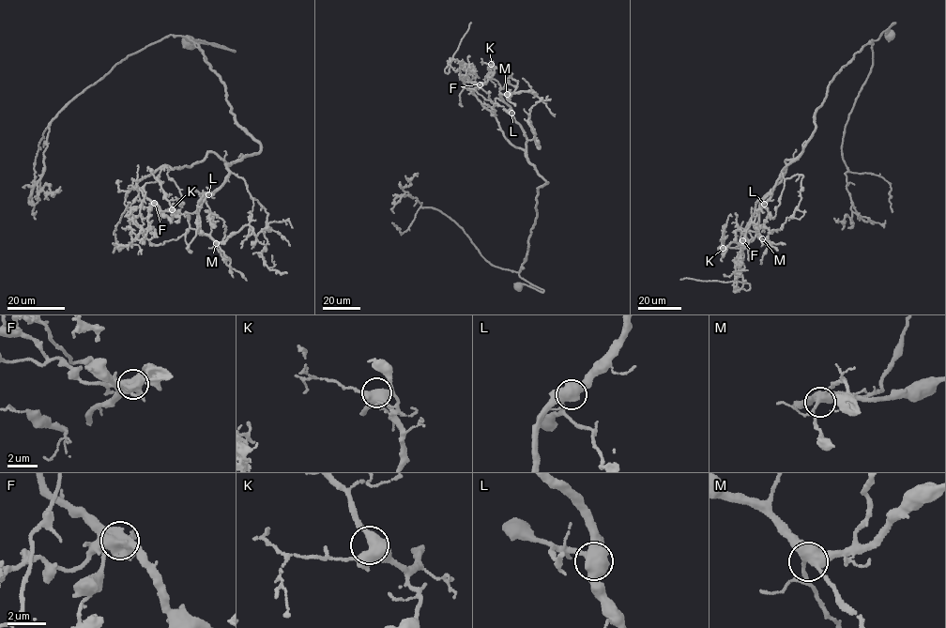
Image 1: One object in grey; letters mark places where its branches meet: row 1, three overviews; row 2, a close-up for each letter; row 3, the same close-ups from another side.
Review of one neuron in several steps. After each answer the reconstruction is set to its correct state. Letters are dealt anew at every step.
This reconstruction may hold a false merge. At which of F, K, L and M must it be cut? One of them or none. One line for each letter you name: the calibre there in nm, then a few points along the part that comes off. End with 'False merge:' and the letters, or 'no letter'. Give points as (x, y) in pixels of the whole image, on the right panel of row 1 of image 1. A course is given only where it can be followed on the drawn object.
F: calibre 600 nm; course (742, 240), (740, 262), (745, 281), (734, 291), (748, 290), (748, 283), (680, 280)
False merge: F

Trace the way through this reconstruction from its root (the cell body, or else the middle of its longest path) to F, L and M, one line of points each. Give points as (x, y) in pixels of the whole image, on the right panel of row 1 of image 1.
F: (892, 36), (886, 32), (895, 22), (830, 83), (809, 138), (757, 201), (742, 240)
L: (892, 36), (886, 32), (895, 22), (854, 53), (830, 83), (809, 138), (783, 170), (764, 204)
M: (892, 36), (886, 32), (895, 22), (854, 53), (830, 83), (809, 138), (759, 207), (762, 238)

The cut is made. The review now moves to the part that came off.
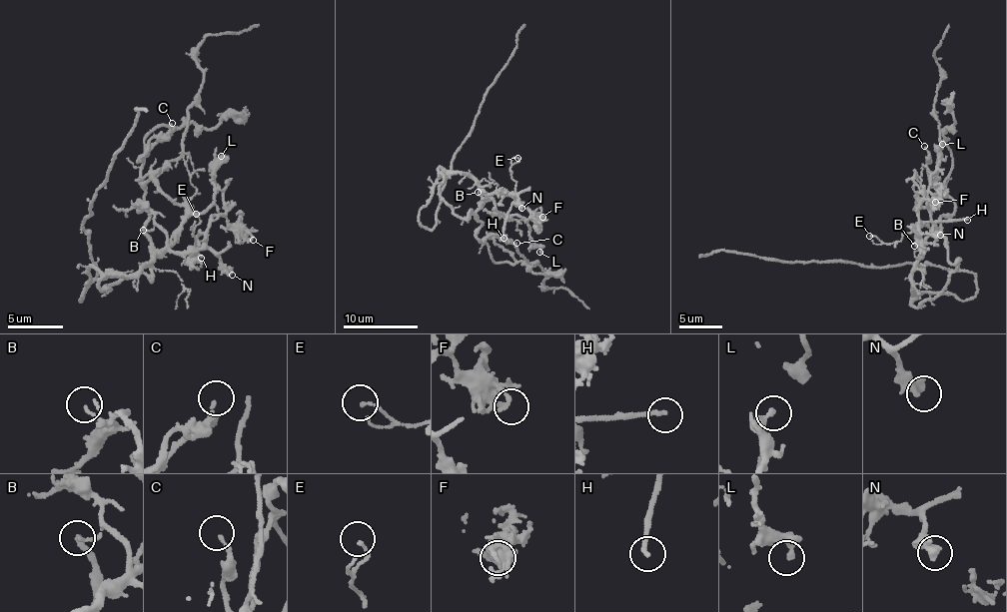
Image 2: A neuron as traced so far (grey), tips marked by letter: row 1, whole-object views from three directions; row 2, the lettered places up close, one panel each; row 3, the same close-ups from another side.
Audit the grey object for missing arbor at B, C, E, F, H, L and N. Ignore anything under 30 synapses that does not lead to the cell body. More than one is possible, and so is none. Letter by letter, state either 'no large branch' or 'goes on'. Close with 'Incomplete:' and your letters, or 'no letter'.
B: no large branch
C: no large branch
E: no large branch
F: no large branch
H: no large branch
L: no large branch
N: no large branch
Incomplete: no letter

